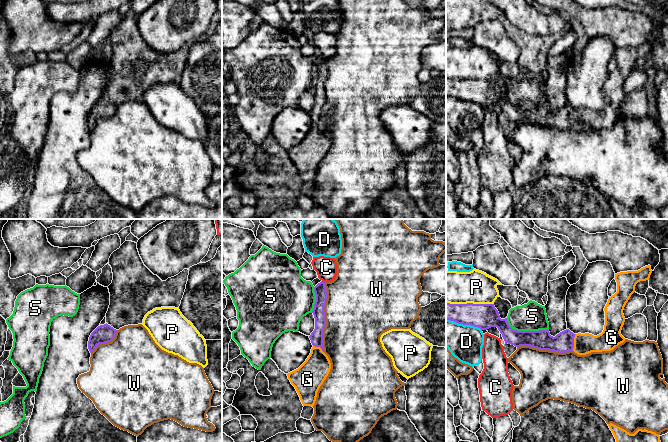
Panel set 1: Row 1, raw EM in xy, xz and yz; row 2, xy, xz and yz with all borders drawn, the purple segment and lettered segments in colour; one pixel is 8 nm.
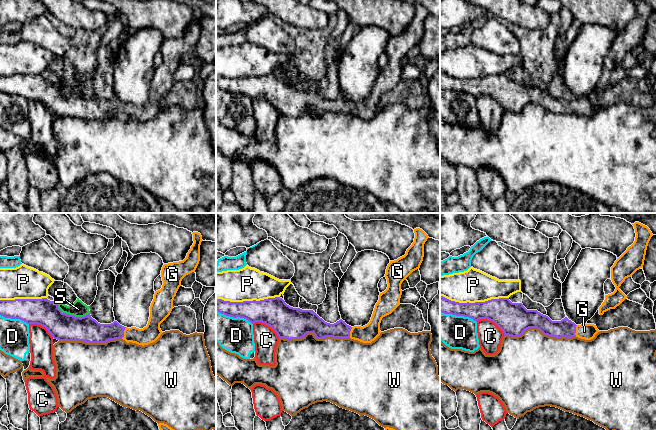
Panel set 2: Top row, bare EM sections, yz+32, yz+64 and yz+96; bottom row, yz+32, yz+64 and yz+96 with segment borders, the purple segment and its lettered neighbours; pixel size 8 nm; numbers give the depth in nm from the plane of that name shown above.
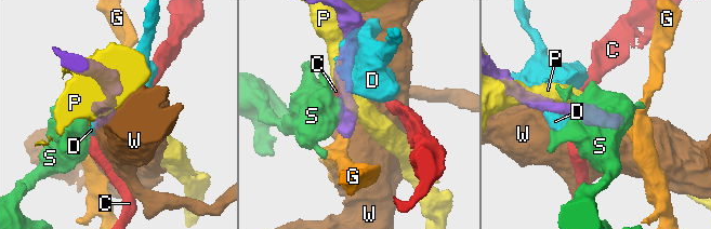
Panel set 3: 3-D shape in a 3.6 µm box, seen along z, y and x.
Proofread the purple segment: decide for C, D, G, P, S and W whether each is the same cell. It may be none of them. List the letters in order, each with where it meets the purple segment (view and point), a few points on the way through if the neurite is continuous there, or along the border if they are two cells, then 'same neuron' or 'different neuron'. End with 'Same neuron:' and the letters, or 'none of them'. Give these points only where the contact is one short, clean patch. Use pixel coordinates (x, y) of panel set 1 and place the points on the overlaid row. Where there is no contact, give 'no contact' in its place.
C: xz (322, 281) | along xz (322, 280), (324, 282) | different neuron
D: yz (464, 324) | different neuron
G: yz (573, 342) | across yz (563, 342), (573, 342), (586, 343) | same neuron
P: yz (470, 303) | different neuron
S: yz (525, 331) | along yz (506, 318), (509, 325), (517, 330), (548, 330) | different neuron
W: xz (324, 317) | different neuron
Same neuron: G

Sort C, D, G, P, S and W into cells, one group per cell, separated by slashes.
C / D / G / P / S / W

